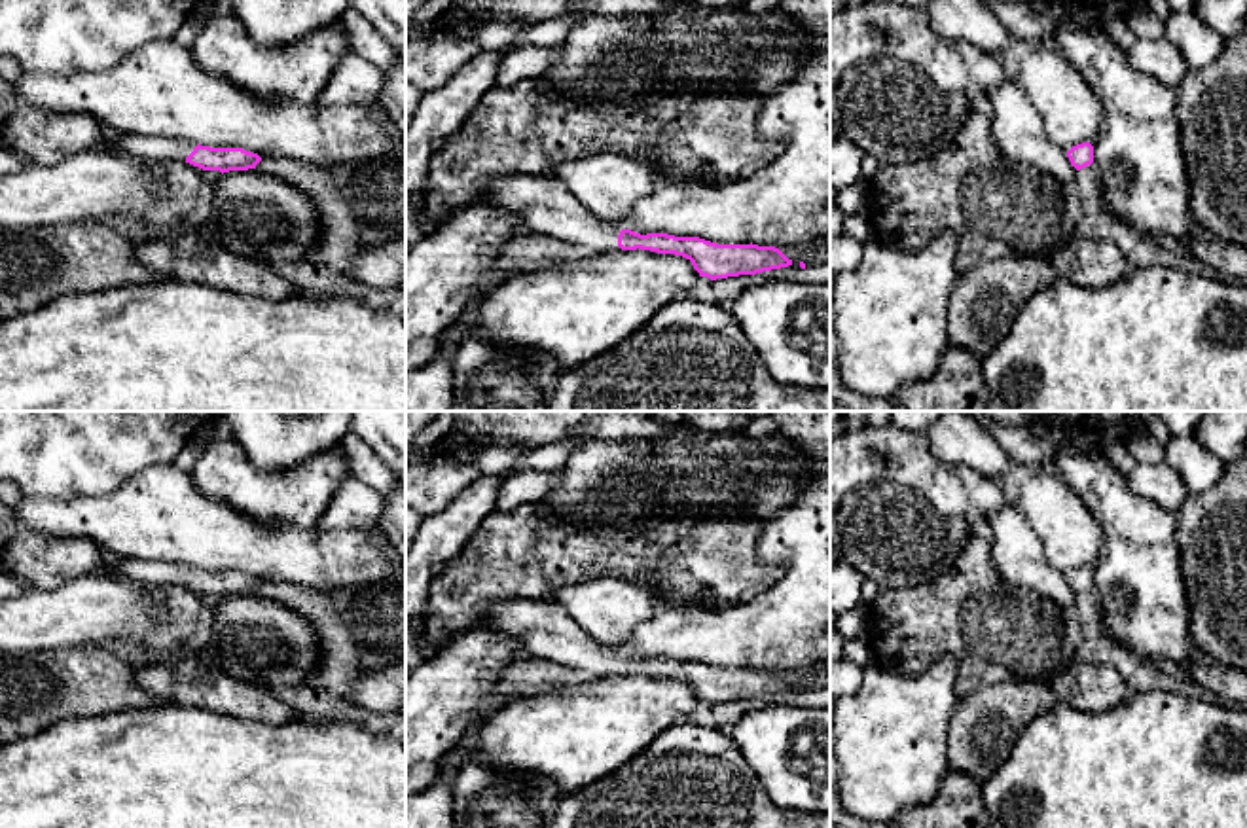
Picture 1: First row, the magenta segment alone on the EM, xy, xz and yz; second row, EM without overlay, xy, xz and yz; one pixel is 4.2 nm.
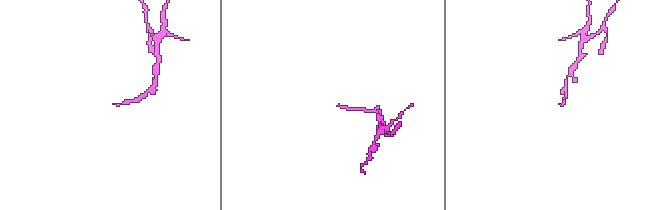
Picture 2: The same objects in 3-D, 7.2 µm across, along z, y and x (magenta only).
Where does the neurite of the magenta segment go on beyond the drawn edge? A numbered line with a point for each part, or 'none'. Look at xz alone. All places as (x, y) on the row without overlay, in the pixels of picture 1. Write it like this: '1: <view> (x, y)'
1: xz (544, 630)

